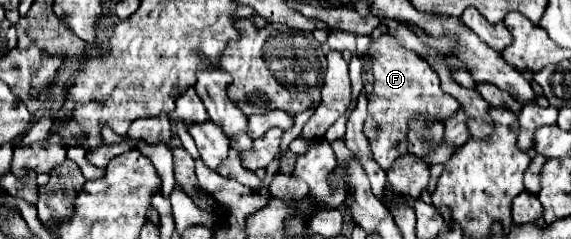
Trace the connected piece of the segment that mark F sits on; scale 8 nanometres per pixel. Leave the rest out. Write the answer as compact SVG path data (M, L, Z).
M380 35L378 39L372 39L366 55L370 57L372 65L374 89L372 95L366 95L368 117L364 123L364 135L370 143L372 159L384 171L388 171L394 159L408 153L408 121L414 115L428 115L430 119L448 119L458 111L458 101L440 89L440 79L436 71L424 59L420 59L414 51L408 51L398 45L398 41L390 35Z

